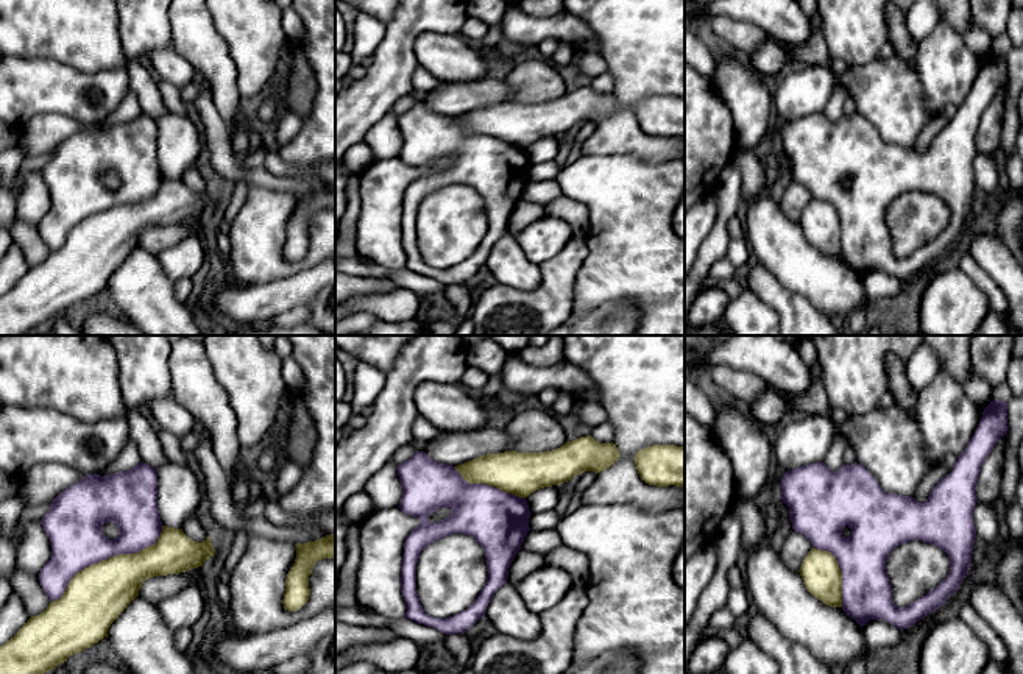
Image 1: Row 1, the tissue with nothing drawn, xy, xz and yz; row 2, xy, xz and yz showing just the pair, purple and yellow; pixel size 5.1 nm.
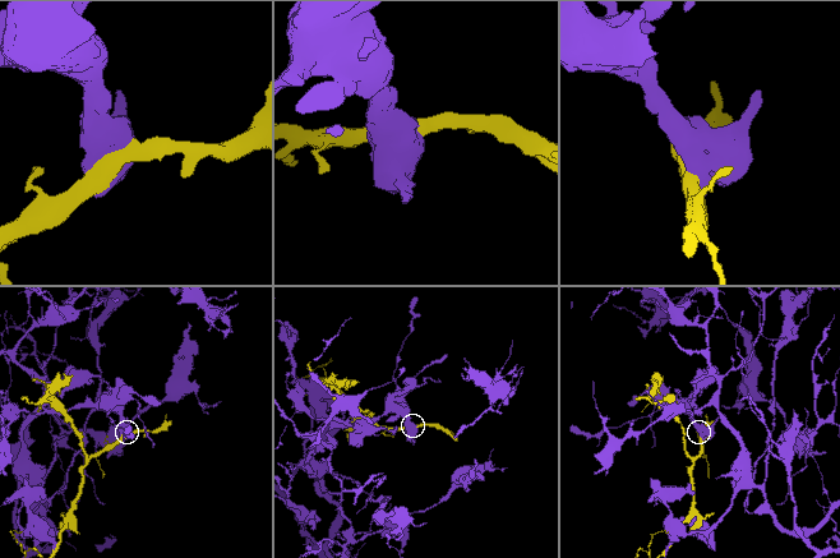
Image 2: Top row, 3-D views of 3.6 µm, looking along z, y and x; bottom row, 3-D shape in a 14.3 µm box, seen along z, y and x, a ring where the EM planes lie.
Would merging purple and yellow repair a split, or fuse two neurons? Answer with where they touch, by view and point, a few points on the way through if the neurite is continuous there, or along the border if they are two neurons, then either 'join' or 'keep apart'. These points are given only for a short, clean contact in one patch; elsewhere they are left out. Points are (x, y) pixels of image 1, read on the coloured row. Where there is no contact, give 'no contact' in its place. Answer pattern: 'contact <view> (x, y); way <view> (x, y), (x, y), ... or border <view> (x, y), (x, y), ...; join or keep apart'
contact xy (108, 557); keep apart

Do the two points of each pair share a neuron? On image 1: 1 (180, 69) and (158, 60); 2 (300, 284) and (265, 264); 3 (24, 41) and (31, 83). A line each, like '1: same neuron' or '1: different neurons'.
1: same neuron
2: different neurons
3: different neurons

